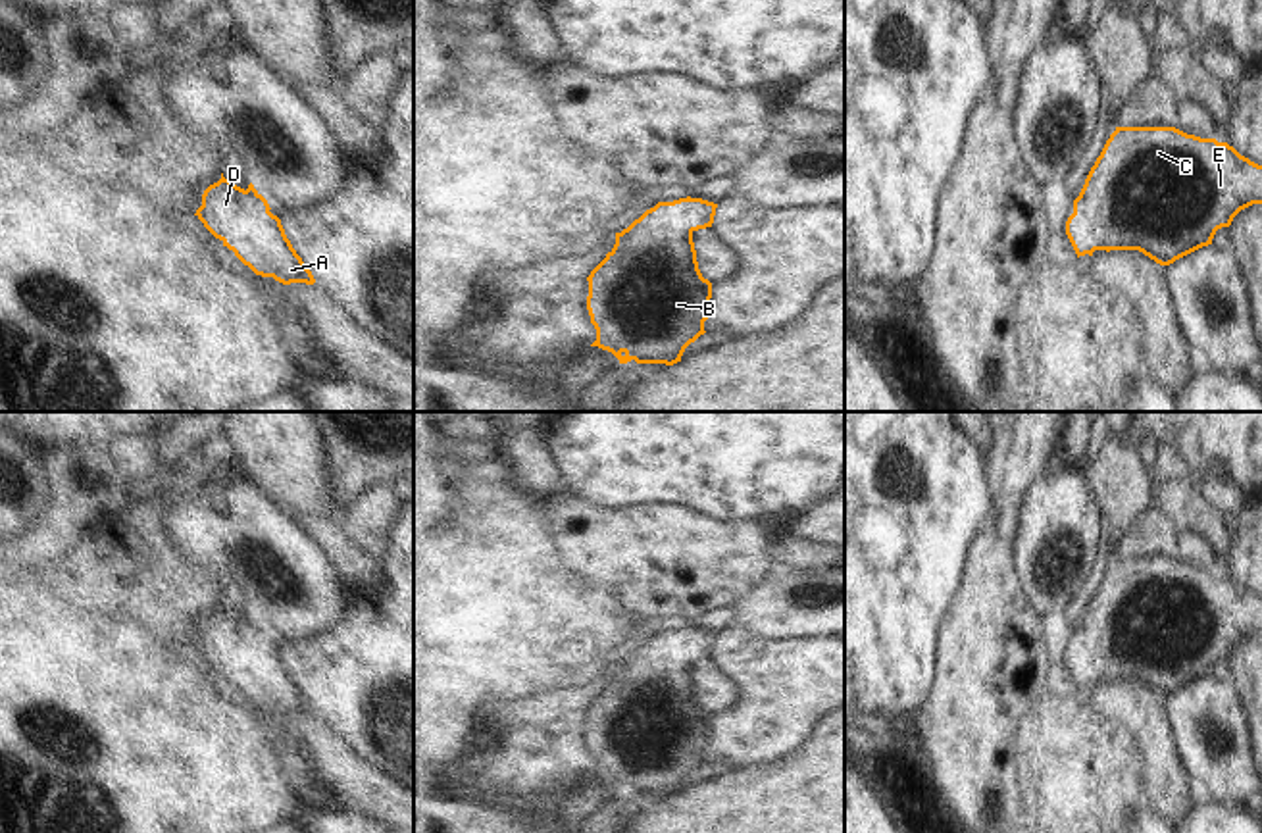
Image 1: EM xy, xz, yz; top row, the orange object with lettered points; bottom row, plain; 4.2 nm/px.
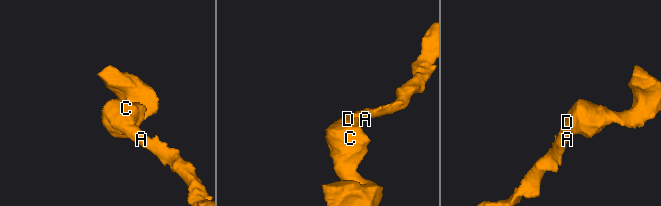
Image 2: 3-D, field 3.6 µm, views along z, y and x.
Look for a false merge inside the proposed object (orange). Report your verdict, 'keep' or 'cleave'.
keep

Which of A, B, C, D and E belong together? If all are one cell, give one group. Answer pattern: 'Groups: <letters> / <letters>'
Groups: A B C D E.

